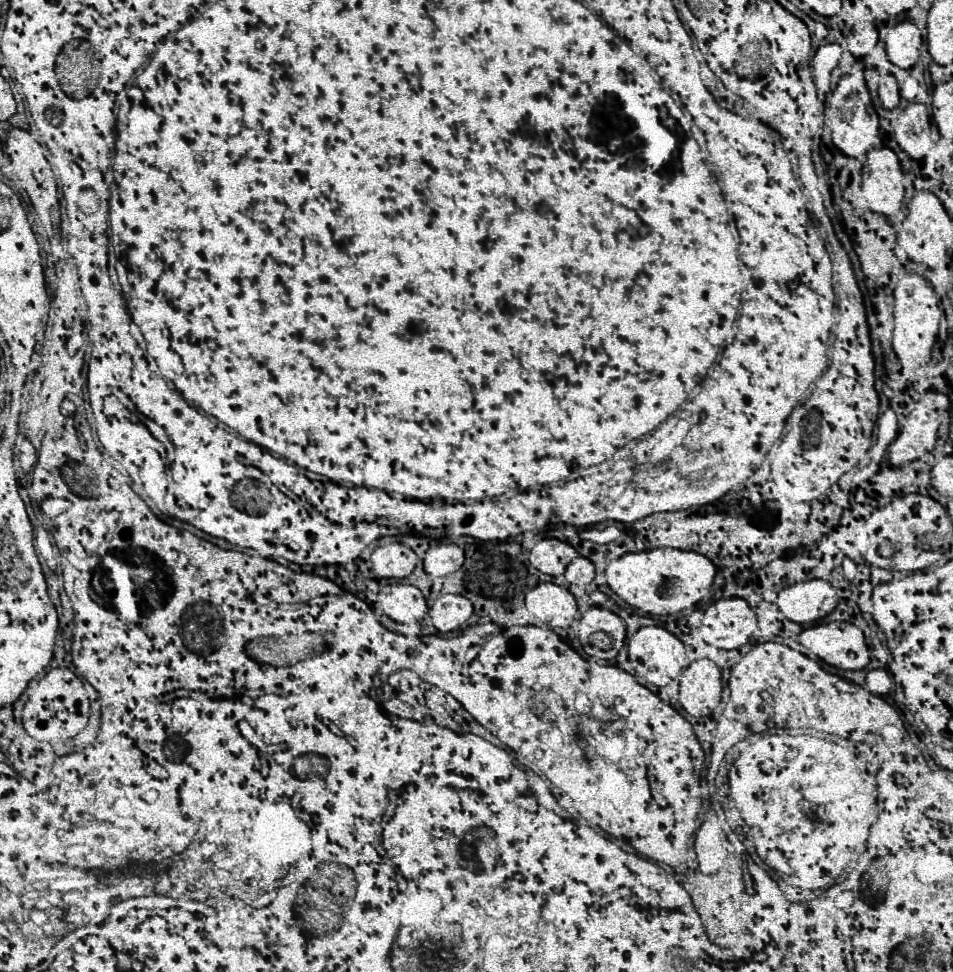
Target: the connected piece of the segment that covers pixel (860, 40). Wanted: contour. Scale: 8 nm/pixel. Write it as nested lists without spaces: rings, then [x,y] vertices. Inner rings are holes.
[[[861,22],[853,28],[853,32],[847,36],[847,50],[855,56],[855,58],[863,58],[867,56],[879,42],[879,34],[877,28],[871,26],[869,22]]]

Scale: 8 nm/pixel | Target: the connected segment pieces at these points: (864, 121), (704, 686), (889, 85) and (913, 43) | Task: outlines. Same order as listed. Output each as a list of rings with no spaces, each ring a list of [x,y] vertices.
[[[853,72],[841,78],[841,82],[835,86],[827,100],[827,128],[831,130],[833,146],[853,158],[863,158],[871,148],[879,146],[879,116],[871,104],[869,92],[863,84],[863,72]]]
[[[707,658],[693,662],[679,678],[679,702],[693,718],[709,716],[721,702],[719,666]]]
[[[883,76],[883,78],[881,78],[877,96],[879,96],[883,108],[895,108],[895,106],[899,106],[901,96],[899,96],[899,88],[897,88],[893,76]]]
[[[899,22],[885,38],[885,50],[889,60],[899,68],[911,68],[919,60],[921,30],[911,22]]]

